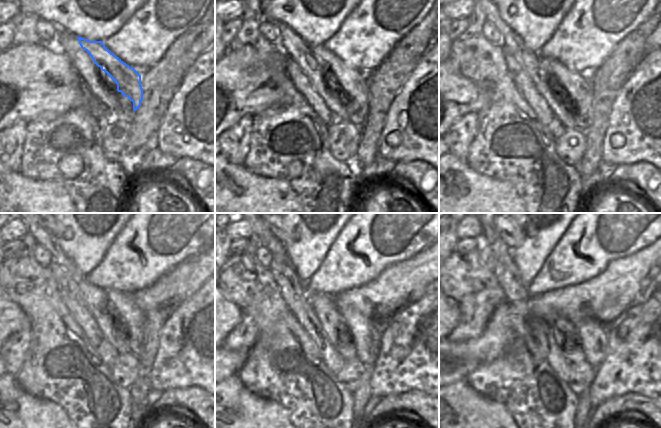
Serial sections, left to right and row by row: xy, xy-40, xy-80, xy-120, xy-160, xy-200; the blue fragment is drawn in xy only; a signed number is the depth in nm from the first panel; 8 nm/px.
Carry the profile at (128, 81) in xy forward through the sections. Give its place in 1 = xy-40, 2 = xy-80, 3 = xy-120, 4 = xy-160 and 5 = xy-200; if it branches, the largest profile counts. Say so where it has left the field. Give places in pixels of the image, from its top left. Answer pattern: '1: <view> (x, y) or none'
1: xy-40 (353, 82)
2: xy-80 (577, 84)
3: xy-120 (134, 318)
4: xy-160 (367, 335)
5: xy-200 (593, 334)

